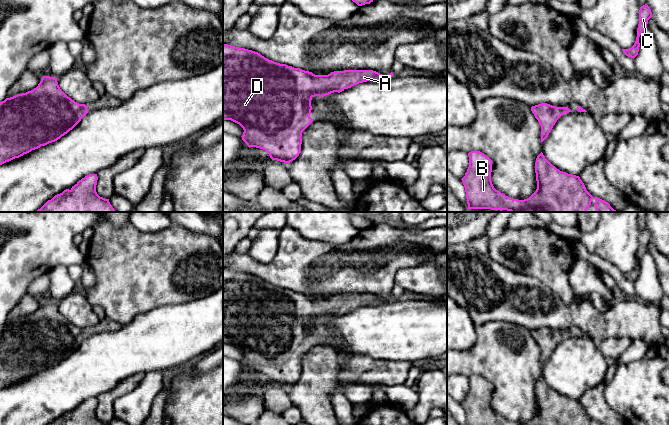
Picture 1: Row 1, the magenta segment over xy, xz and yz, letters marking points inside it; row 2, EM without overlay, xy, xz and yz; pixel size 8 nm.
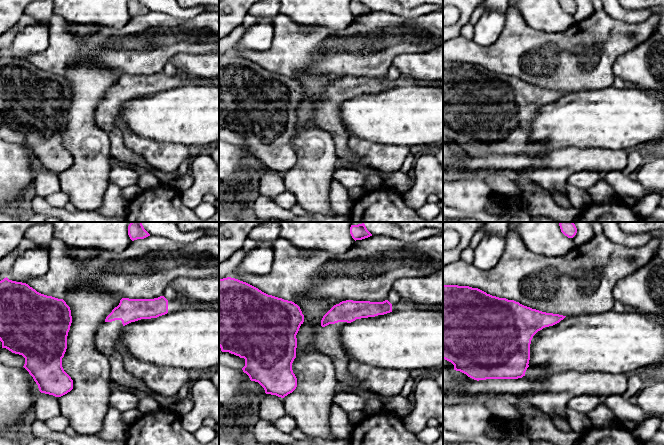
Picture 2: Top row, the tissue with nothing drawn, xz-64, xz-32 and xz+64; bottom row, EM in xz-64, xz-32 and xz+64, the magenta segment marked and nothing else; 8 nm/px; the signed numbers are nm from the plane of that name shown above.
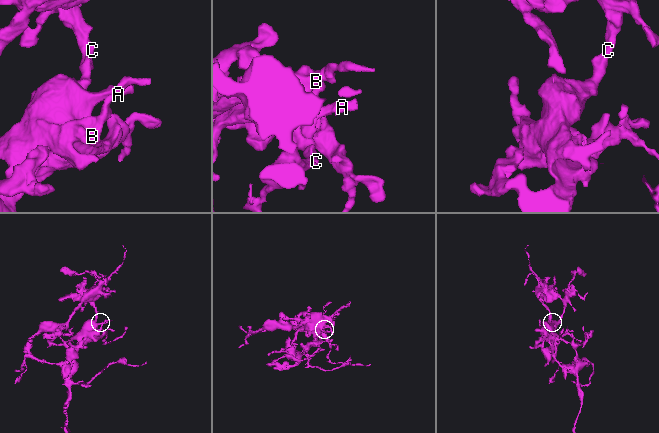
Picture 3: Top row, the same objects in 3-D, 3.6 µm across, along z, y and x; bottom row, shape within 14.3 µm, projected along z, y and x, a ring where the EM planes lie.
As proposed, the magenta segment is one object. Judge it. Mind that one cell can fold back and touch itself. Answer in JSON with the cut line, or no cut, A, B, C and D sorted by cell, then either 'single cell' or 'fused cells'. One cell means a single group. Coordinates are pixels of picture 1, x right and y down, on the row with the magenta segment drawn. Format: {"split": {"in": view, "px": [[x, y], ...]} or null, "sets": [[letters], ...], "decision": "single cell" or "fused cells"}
{"split": null, "sets": [["A", "B", "C", "D"]], "decision": "single cell"}

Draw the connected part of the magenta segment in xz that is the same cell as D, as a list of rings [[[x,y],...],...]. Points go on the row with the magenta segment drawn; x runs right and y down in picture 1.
[[[228,44],[223,45],[223,120],[239,124],[244,132],[242,140],[250,147],[265,150],[272,160],[290,163],[301,153],[302,132],[313,122],[310,117],[311,100],[334,92],[342,92],[354,85],[367,81],[380,81],[394,76],[391,72],[382,75],[373,70],[334,71],[328,75],[315,75],[312,72],[294,68],[269,60],[260,53]]]

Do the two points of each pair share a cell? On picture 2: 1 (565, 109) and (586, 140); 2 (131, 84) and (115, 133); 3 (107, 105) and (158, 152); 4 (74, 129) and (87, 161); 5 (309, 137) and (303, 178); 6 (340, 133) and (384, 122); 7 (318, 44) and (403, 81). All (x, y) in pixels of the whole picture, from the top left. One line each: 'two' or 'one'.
1: one
2: one
3: two
4: one
5: one
6: two
7: two

